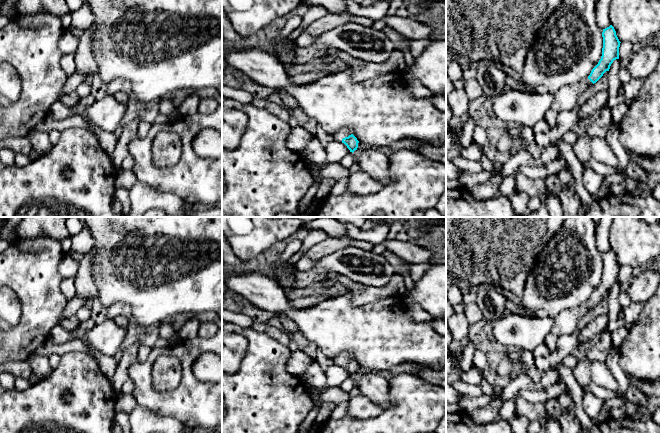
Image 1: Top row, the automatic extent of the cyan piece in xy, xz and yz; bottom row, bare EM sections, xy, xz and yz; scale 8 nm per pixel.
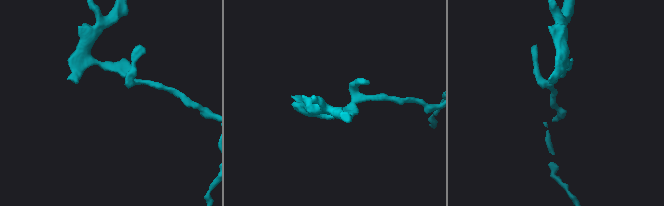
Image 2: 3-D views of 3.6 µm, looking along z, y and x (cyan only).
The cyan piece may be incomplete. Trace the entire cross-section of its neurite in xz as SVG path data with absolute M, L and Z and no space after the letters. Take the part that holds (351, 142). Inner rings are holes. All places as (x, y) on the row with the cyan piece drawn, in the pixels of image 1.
M340 129L333 136L334 140L344 143L350 152L357 150L359 141L350 130Z

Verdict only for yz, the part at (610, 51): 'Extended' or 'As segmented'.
Extended

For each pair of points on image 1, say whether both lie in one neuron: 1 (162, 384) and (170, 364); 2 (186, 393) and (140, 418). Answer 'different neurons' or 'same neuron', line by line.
1: same neuron
2: different neurons

